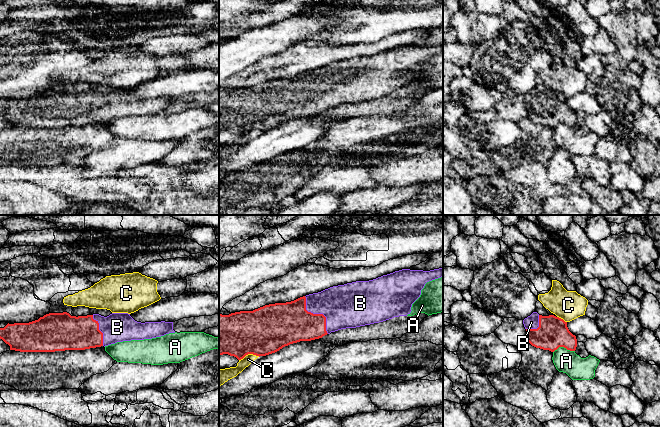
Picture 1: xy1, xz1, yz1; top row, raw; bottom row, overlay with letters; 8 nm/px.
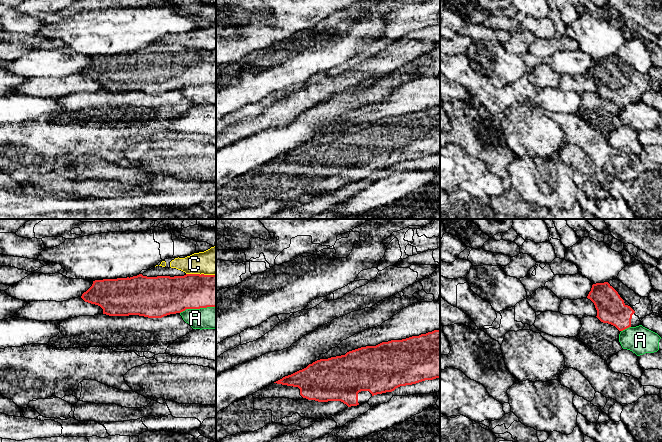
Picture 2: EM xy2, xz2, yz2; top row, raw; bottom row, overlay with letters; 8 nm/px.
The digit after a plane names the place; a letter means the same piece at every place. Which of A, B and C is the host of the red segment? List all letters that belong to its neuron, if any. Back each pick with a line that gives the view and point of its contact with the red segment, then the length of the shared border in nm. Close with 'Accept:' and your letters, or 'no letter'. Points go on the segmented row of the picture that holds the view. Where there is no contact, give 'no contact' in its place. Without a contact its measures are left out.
B: meets red in xz1 at (317, 314); contact 360 nm long
Accept: B

